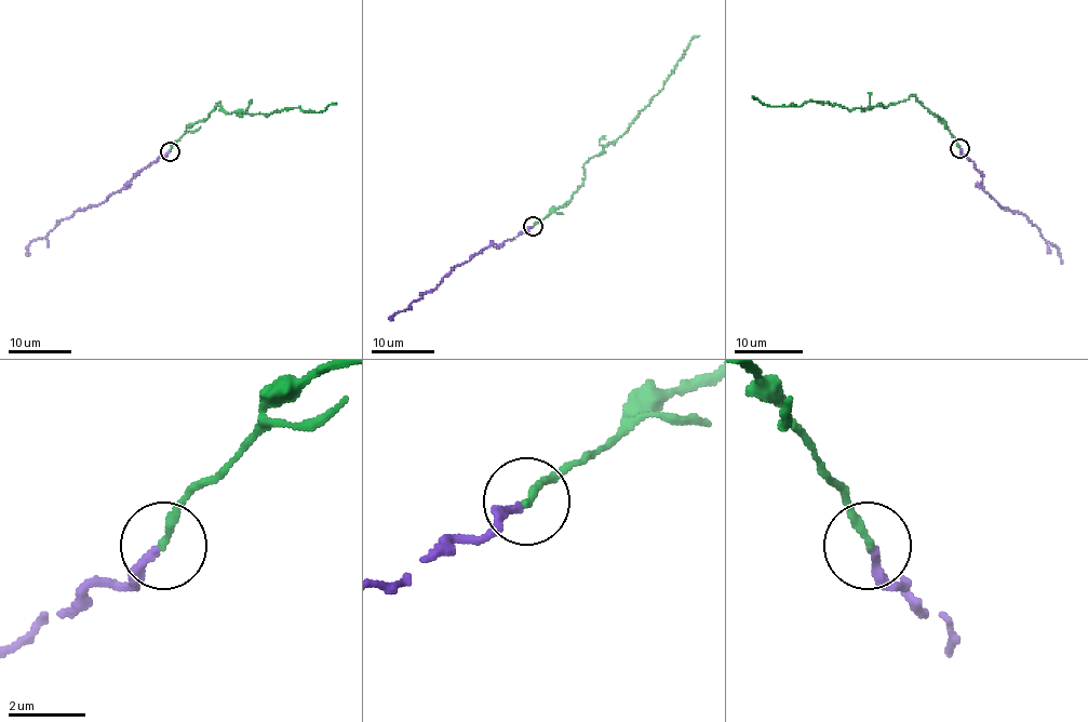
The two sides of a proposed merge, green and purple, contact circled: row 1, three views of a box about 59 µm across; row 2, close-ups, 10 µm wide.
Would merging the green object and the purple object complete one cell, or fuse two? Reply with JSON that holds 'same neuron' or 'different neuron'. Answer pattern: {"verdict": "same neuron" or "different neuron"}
{"verdict": "same neuron"}

